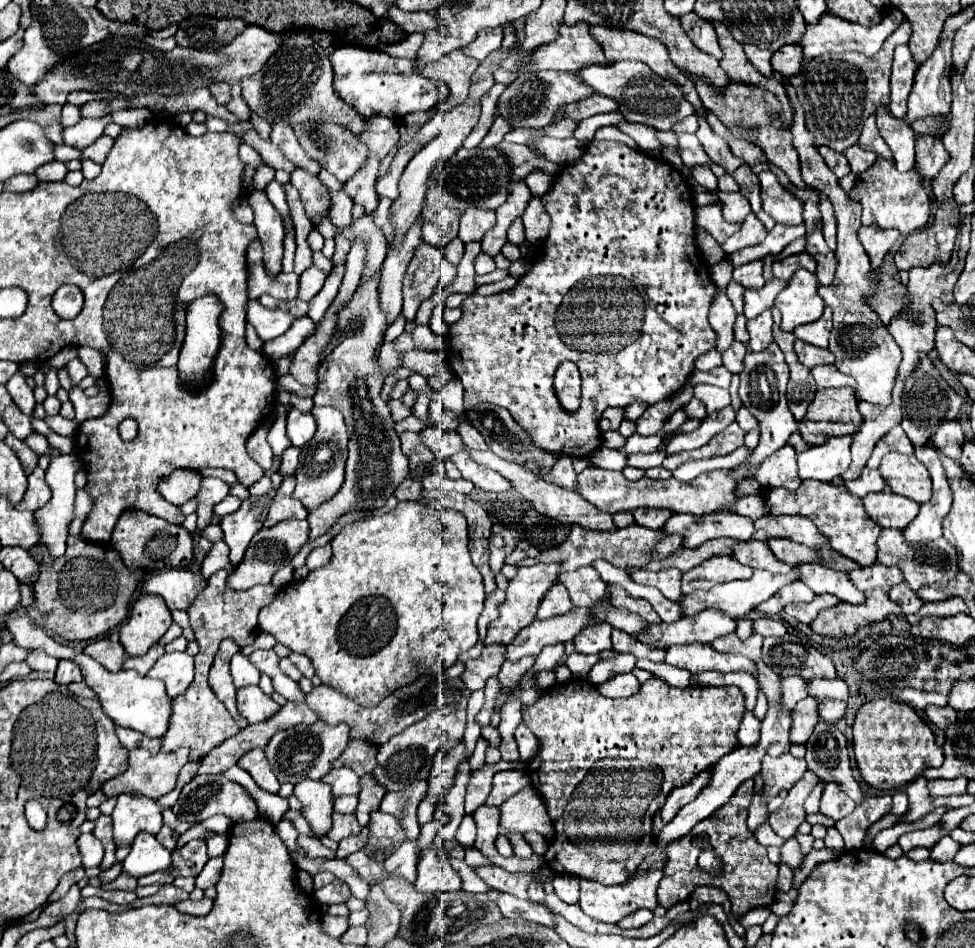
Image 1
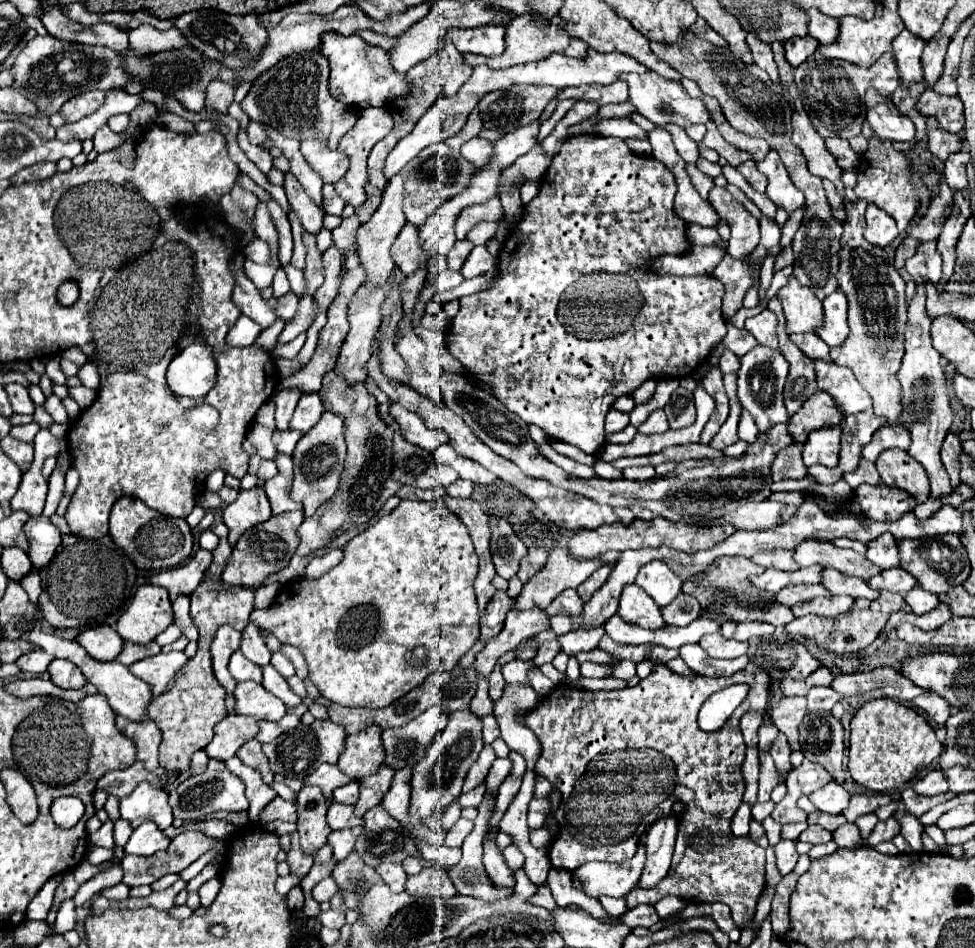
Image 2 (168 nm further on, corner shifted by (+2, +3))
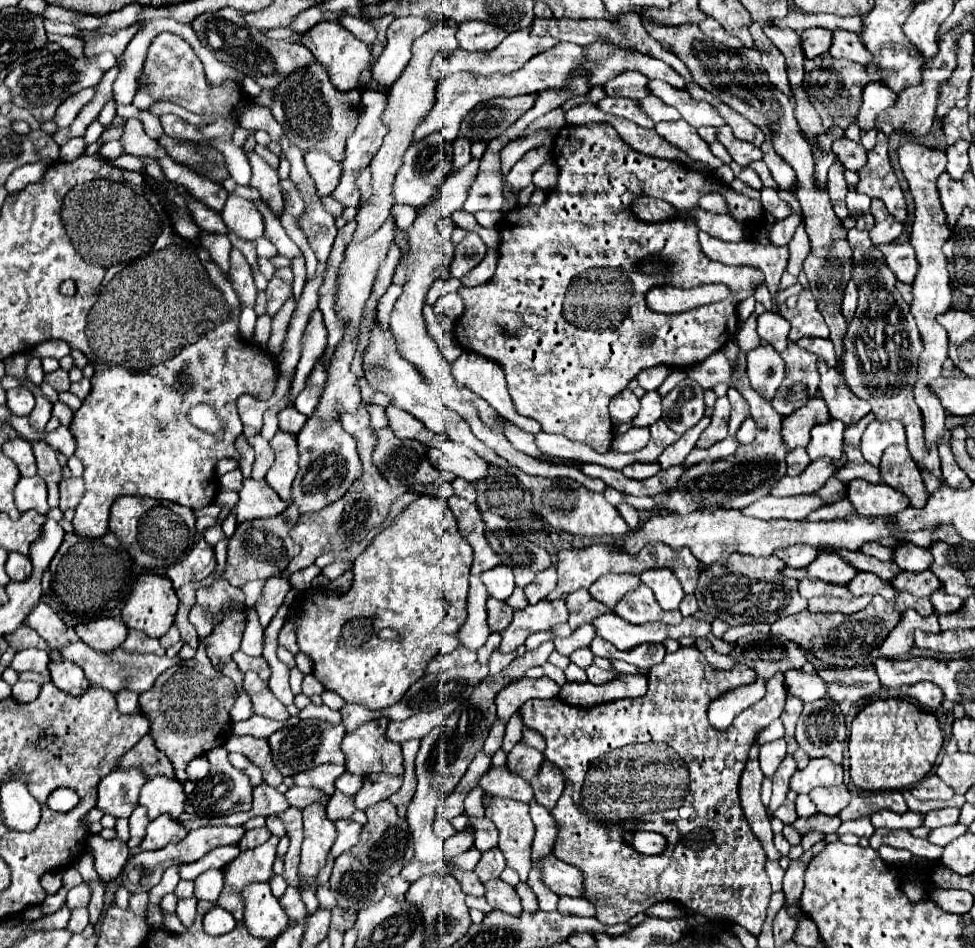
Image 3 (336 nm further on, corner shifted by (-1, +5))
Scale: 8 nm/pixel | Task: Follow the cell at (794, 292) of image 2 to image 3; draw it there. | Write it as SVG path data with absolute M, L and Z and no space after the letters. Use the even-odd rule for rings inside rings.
M801 272L799 276L799 284L803 284L803 290L799 294L797 306L795 308L787 308L785 304L779 306L779 312L783 318L787 318L787 322L791 324L791 332L789 332L789 340L797 342L803 336L819 336L819 338L829 338L829 328L821 316L821 312L817 310L817 304L811 296L811 288L807 288L807 278Z

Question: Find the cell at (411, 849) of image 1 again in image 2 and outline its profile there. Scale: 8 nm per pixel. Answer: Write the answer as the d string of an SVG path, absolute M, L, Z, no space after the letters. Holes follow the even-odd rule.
M380 864L376 866L376 872L382 876L382 880L388 884L392 892L404 892L404 884L408 876L400 864Z

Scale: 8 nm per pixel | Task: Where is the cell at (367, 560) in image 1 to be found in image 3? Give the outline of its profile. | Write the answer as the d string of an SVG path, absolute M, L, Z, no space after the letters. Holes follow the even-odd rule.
M419 496L357 556L353 564L353 584L347 592L333 594L329 590L311 590L301 596L291 620L301 652L313 662L313 676L325 690L339 694L345 702L363 704L369 710L383 710L397 704L411 684L421 680L437 654L453 652L459 646L459 628L467 620L471 564L473 548L459 534L457 520L447 500ZM381 628L395 630L399 640L381 640L377 636Z

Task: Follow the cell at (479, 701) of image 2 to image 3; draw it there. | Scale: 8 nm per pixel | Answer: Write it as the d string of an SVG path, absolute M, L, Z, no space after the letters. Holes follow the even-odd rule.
M495 650L493 654L491 654L491 658L489 658L489 676L495 676L495 674L499 674L499 672L503 672L503 668L509 664L509 662L513 662L513 658L515 658L515 654L511 652L511 654L501 654L499 650Z

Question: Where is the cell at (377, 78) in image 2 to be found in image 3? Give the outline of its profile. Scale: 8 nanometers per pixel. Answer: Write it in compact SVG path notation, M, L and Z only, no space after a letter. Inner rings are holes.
M319 22L315 28L311 28L307 34L303 34L299 38L299 42L303 46L307 46L313 56L327 68L327 74L331 78L331 84L337 88L337 90L355 90L355 88L363 88L363 90L369 90L369 88L377 88L379 92L387 92L387 88L379 86L377 80L369 80L367 84L361 82L361 74L363 70L371 68L371 48L361 42L359 38L355 38L347 28L343 28L339 22Z

